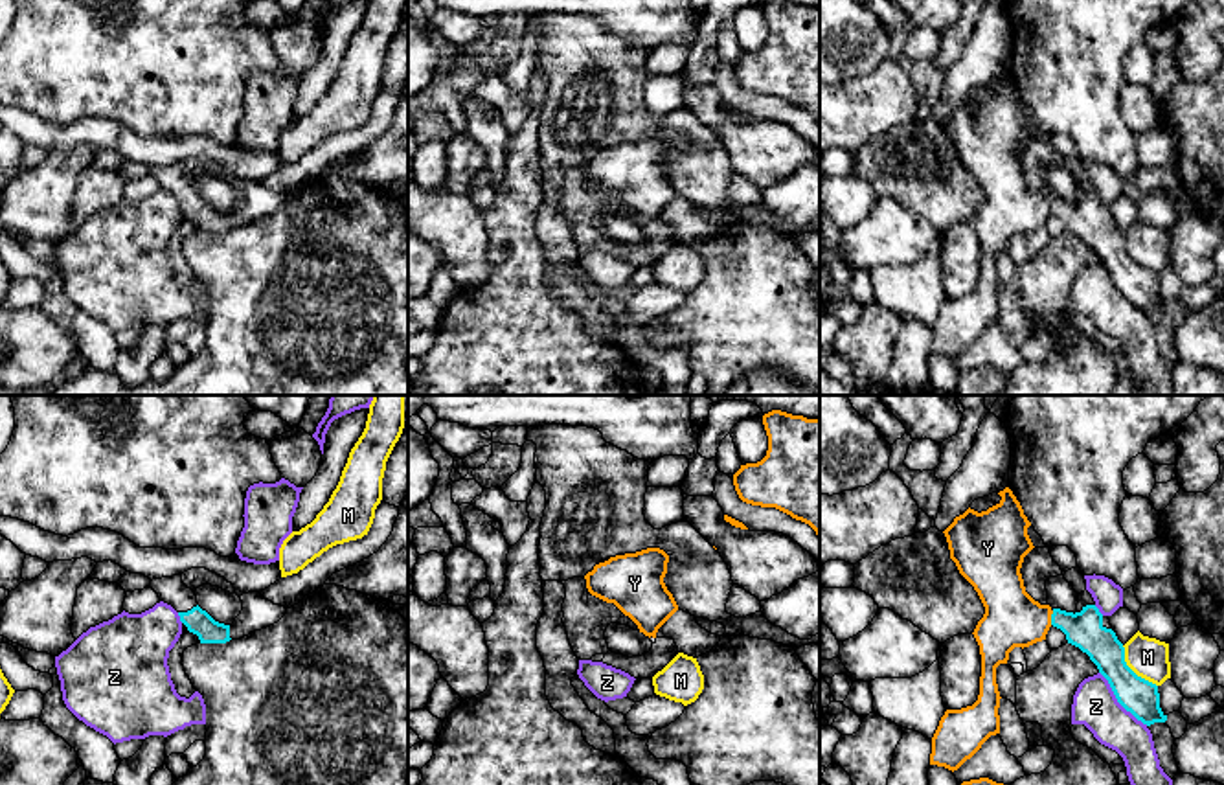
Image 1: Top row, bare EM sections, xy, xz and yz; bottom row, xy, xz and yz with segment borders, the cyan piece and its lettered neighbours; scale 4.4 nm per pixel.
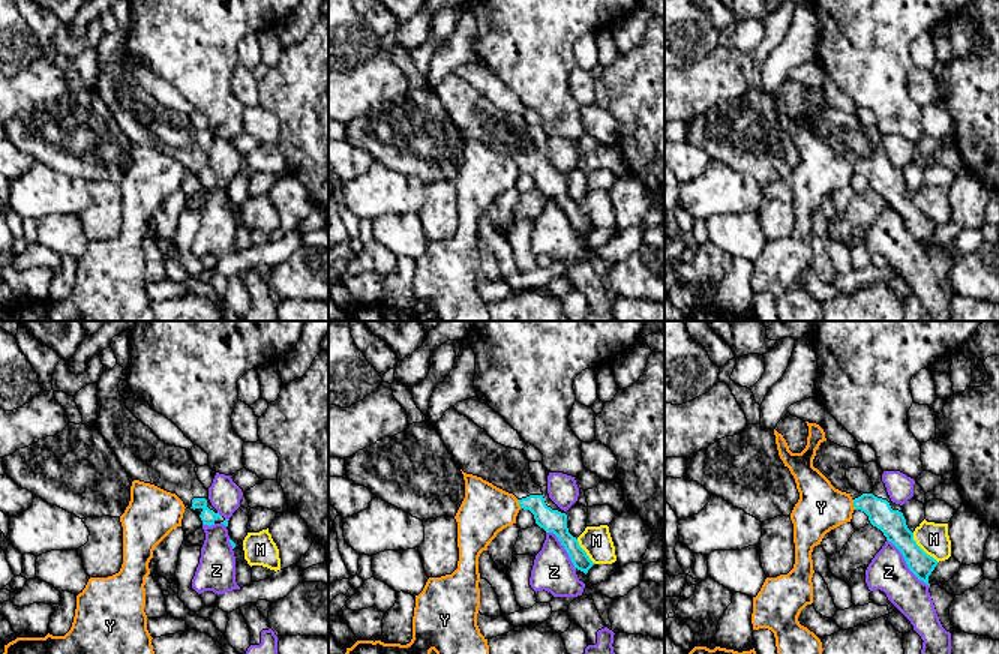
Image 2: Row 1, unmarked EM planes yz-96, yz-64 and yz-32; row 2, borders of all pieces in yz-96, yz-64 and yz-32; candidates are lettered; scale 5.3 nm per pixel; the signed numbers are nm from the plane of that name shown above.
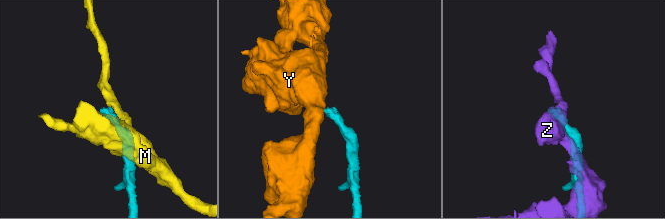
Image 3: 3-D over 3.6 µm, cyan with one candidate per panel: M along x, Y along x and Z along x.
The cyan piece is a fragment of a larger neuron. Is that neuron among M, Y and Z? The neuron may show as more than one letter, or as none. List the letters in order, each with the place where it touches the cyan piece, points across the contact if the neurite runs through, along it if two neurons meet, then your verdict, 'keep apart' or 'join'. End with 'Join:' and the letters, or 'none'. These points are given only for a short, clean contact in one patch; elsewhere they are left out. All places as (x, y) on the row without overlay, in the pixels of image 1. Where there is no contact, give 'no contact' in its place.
M: yz (1131, 258) | along yz (1122, 234), (1125, 250), (1156, 274) | keep apart
Y: yz (1052, 206) | along yz (1054, 199), (1050, 212) | keep apart
Z: yz (1118, 289) | keep apart
Join: none

